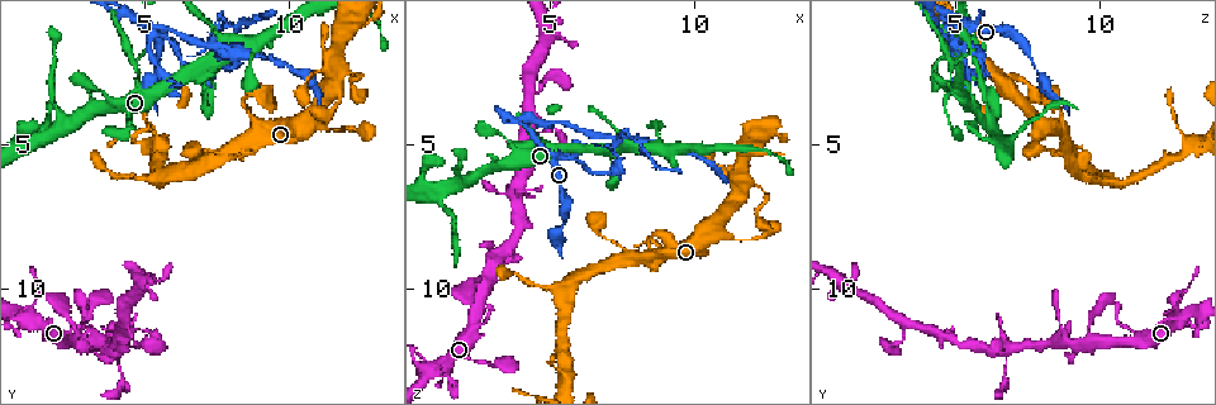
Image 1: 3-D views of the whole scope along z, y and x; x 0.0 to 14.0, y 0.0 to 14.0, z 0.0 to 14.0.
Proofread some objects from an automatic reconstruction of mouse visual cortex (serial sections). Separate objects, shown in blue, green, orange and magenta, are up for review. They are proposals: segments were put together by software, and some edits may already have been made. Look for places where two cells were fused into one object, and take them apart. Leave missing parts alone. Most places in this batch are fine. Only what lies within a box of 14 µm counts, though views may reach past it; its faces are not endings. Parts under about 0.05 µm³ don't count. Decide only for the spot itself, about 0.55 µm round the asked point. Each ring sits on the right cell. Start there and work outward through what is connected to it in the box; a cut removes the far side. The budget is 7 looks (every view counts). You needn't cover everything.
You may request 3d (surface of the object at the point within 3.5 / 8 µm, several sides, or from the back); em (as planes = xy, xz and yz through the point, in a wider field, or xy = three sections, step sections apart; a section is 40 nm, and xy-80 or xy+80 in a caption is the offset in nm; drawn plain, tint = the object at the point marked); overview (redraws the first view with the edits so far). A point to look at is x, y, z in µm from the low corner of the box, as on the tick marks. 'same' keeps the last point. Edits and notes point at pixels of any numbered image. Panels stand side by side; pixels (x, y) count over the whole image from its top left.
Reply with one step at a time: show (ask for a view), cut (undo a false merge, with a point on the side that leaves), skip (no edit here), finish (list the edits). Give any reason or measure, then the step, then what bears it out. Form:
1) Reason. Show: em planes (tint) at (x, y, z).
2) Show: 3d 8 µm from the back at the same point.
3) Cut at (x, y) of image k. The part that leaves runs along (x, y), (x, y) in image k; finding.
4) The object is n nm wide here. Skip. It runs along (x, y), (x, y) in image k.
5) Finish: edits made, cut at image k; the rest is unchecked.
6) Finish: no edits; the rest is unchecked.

Thin neck. Show: 3d 3.5 µm at (4.7, 2.6, 4.9).

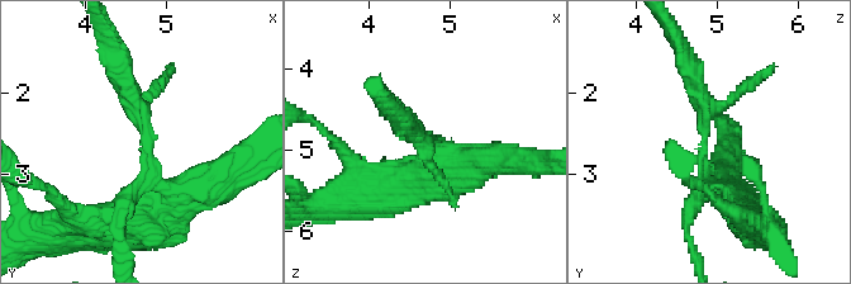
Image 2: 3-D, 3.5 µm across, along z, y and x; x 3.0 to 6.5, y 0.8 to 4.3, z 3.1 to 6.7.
Need the tissue. Show: em xy step 5 (tint) at (4.70, 2.55, 4.85).

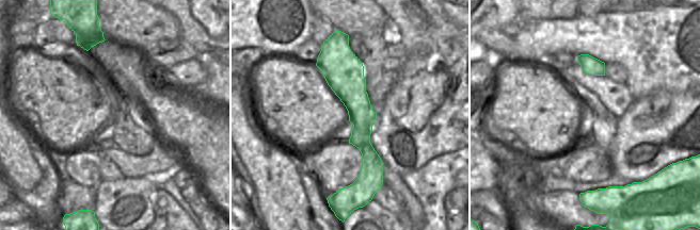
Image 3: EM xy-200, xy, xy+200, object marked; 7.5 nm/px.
Show: em xy step 3 (tint) at the same point.

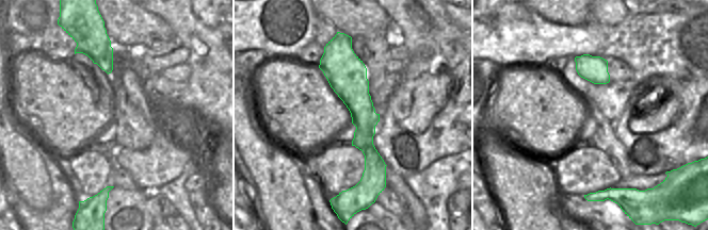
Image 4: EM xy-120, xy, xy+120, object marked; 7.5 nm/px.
Skip. It runs along (344, 48), (370, 152), (361, 189) in image 4; one cell here.

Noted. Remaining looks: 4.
Sharp bend. Show: 3d 3.5 µm at (7.4, 1.6, 4.9).

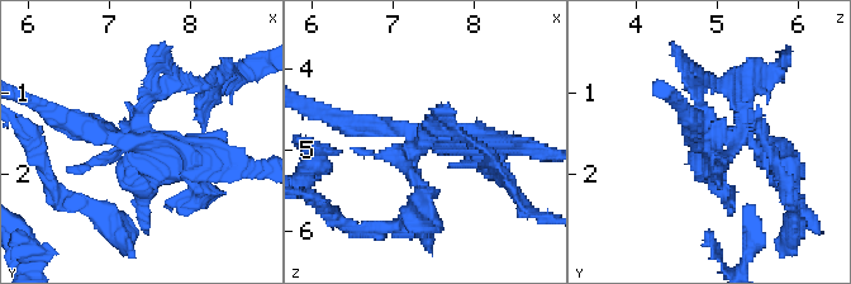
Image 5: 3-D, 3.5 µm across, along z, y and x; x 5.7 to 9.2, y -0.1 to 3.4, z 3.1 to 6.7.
Show: em xy step 2 (tint) at (7.35, 1.55, 4.85).

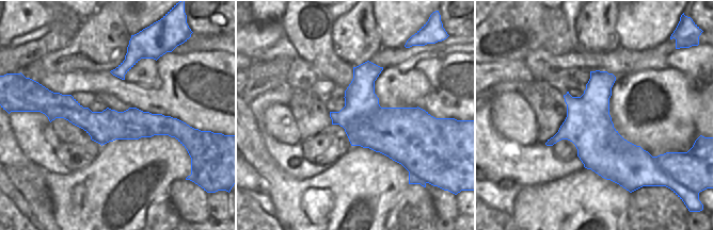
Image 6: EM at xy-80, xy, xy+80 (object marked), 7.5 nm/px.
The object is 360 nm wide here. Cut at (736, 104) of image 5. The part that leaves runs along (712, 131), (695, 88), (735, 80) in image 5; two cells meet here.

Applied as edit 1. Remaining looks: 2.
Abrupt turn. Show: 3d 3.5 µm at (12.6, 2.6, 6.8).

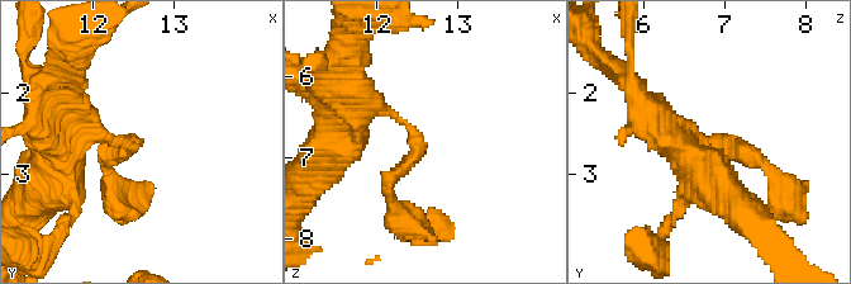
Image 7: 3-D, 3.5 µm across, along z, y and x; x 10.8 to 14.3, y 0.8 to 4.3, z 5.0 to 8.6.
The arms are 200, 200 nm wide; need the tissue. Show: em planes (tint) at (12.50, 2.60, 6.85).

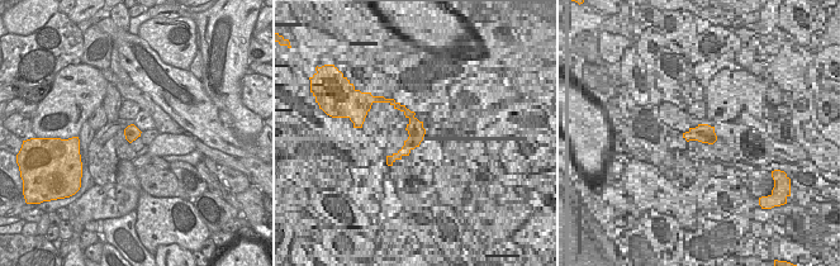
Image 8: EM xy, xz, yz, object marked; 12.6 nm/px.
Skip. It runs along (681, 147), (719, 143), (775, 178) in image 7; continuous, no second cell.

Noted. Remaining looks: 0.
Finish: edits made, cut at image 5; the rest is unchecked.

